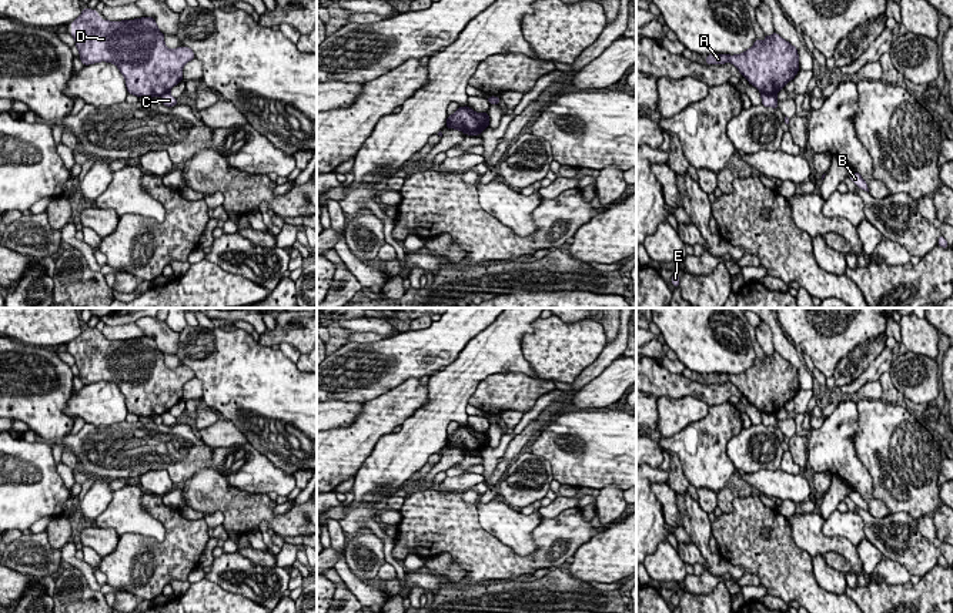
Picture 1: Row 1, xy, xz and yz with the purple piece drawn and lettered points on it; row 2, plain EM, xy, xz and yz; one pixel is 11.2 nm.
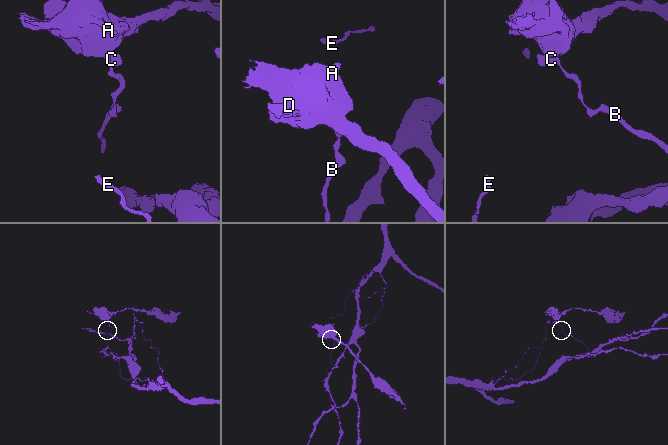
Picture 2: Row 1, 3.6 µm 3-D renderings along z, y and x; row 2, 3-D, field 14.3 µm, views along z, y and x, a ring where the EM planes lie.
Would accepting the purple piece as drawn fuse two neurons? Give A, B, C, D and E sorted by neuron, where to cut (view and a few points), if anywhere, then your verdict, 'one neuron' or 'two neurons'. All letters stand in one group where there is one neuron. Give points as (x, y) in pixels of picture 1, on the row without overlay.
groups A D / B C E; cut yz (761, 411), (775, 415); two neurons

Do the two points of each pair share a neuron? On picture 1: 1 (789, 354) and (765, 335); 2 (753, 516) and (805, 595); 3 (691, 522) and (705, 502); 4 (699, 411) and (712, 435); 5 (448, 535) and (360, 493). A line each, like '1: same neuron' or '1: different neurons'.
1: different neurons
2: same neuron
3: different neurons
4: different neurons
5: different neurons

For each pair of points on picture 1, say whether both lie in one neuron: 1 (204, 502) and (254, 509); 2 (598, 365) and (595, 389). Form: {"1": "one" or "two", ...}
{"1": "one", "2": "two"}

